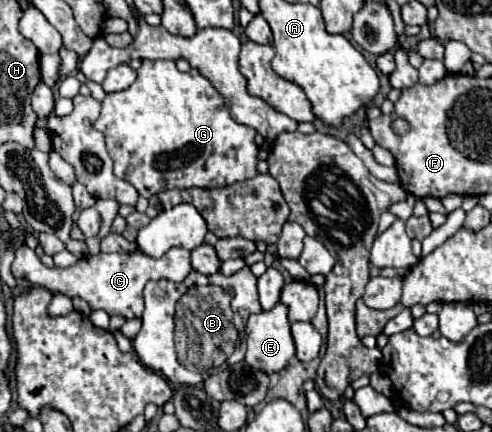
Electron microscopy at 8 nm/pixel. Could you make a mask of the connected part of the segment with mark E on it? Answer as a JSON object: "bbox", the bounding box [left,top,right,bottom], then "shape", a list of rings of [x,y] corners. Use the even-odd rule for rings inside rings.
{"bbox":[245,303,295,373],"shape":[[[277,303],[271,311],[261,311],[257,315],[251,315],[247,321],[247,355],[245,361],[255,367],[263,369],[265,373],[283,371],[289,359],[295,357],[295,343],[291,337],[291,323],[287,319],[287,307],[283,303]]]}

